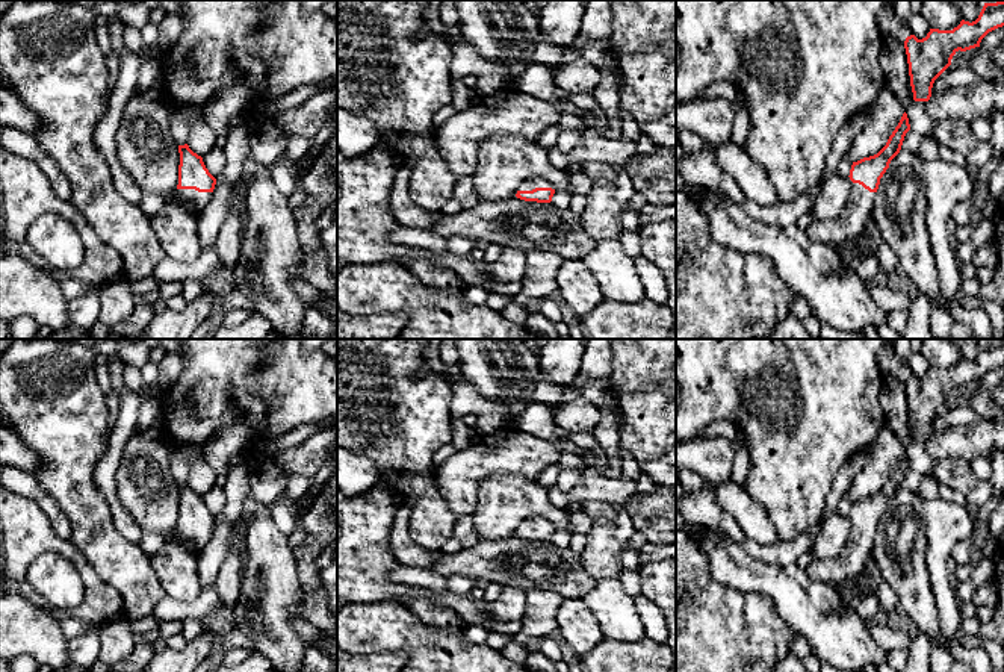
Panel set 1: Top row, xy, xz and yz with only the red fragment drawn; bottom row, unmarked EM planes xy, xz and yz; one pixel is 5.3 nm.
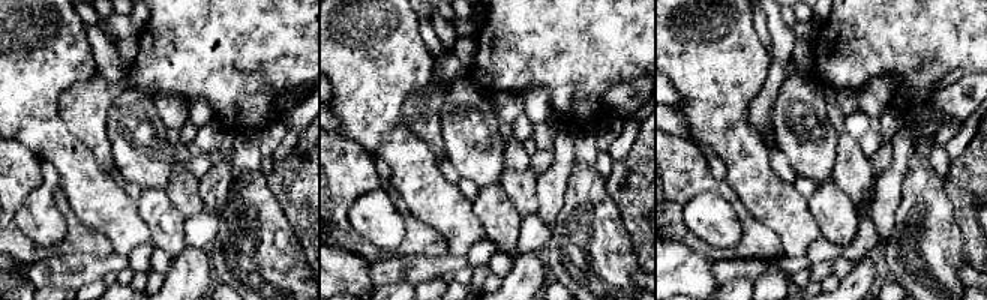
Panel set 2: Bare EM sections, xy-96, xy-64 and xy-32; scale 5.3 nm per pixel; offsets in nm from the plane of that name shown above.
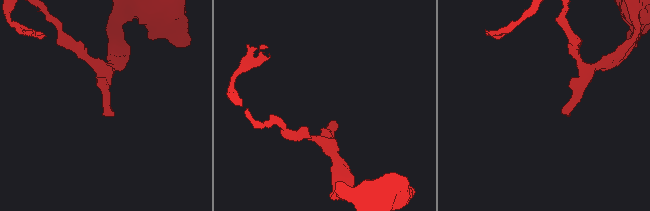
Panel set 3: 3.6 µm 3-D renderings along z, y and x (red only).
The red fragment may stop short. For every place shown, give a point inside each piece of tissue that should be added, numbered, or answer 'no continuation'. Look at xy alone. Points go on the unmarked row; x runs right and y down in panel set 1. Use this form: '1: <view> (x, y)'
1: xy (197, 541)

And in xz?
1: xz (537, 521)

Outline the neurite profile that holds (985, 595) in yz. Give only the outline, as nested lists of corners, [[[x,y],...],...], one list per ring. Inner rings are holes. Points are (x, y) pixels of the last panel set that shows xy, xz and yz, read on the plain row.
[[[992,581],[977,587],[977,590],[974,592],[972,601],[975,601],[978,605],[989,605],[995,608],[998,605],[996,583]]]

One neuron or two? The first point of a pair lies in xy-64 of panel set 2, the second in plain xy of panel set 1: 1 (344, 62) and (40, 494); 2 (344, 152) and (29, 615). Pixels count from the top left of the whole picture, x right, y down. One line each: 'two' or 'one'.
1: two
2: two

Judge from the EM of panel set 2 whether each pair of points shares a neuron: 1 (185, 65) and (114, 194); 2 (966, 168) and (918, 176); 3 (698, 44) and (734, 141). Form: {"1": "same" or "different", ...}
{"1": "different", "2": "different", "3": "same"}

